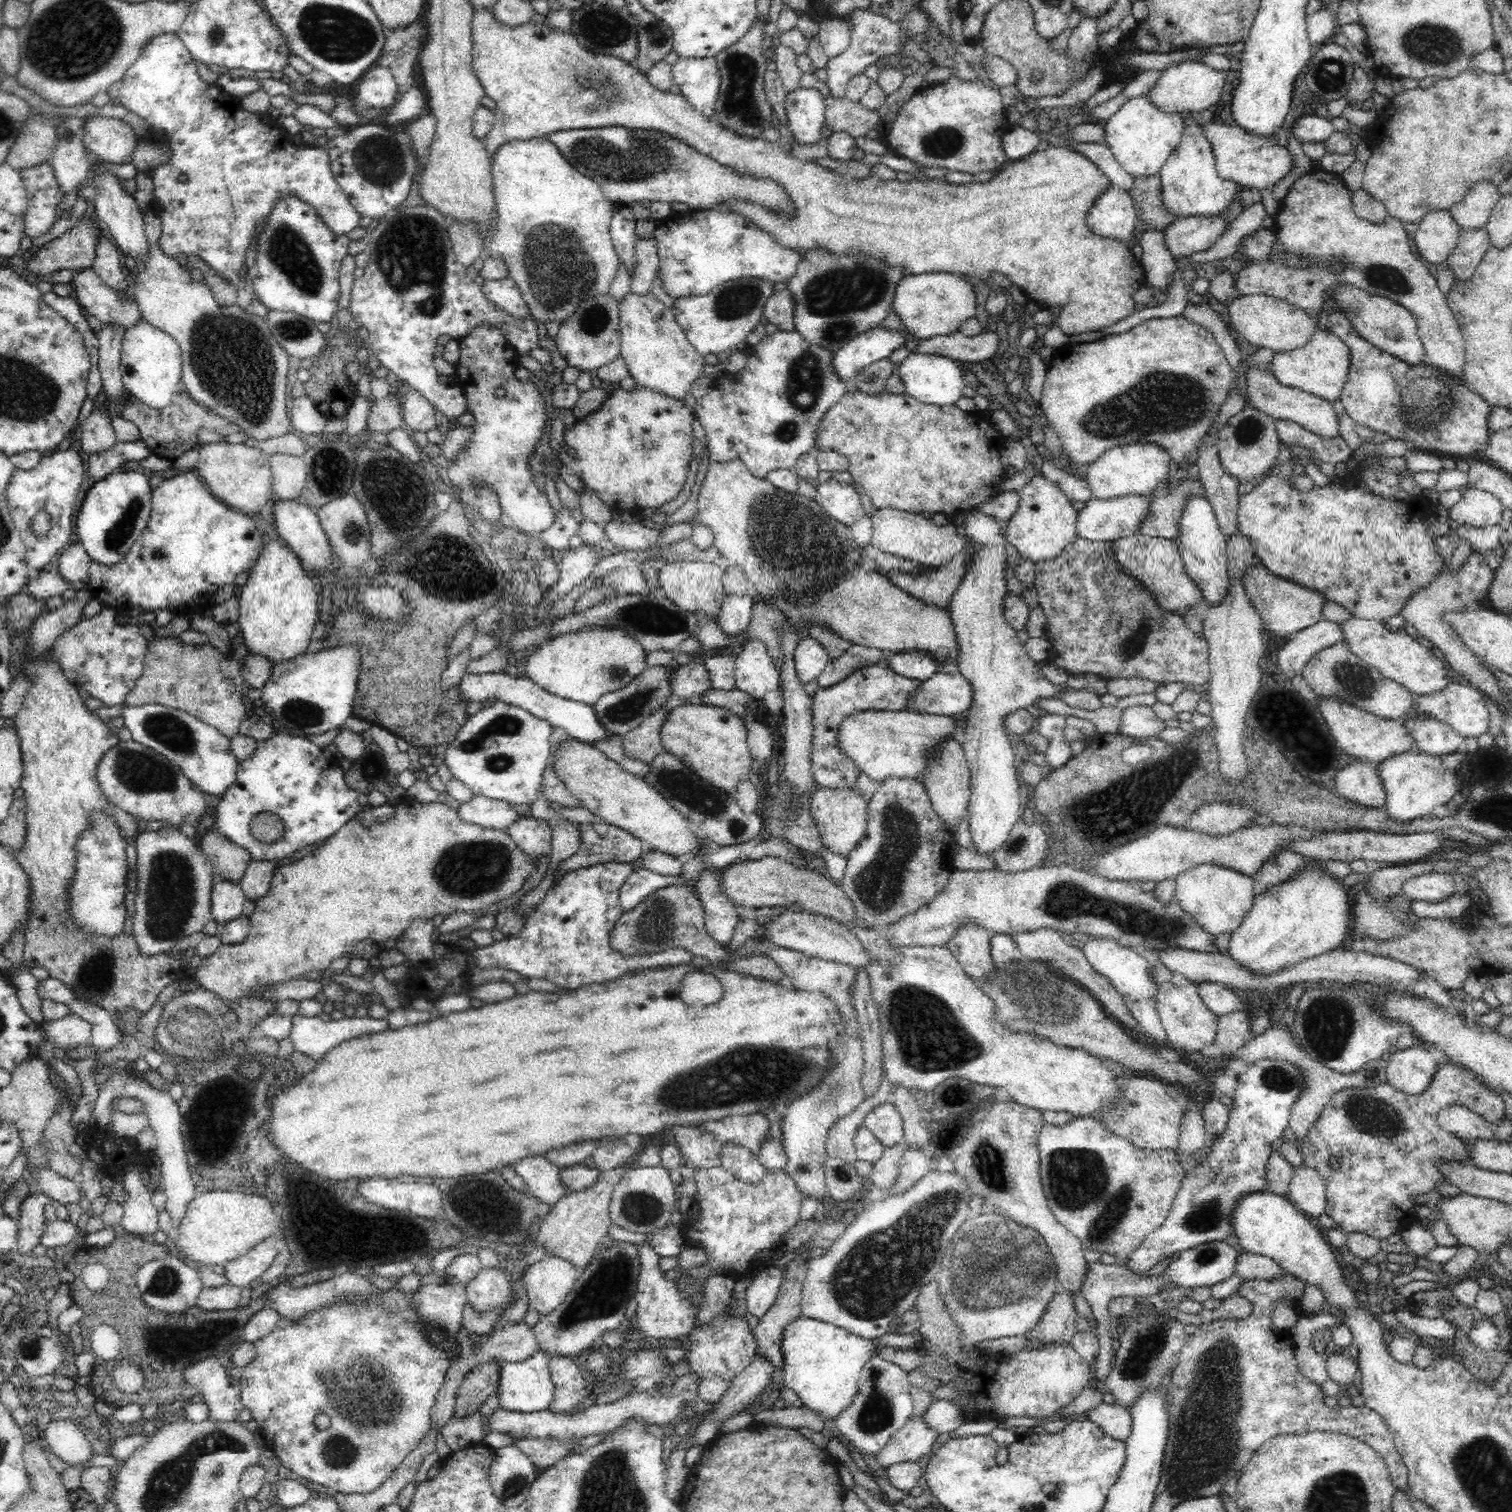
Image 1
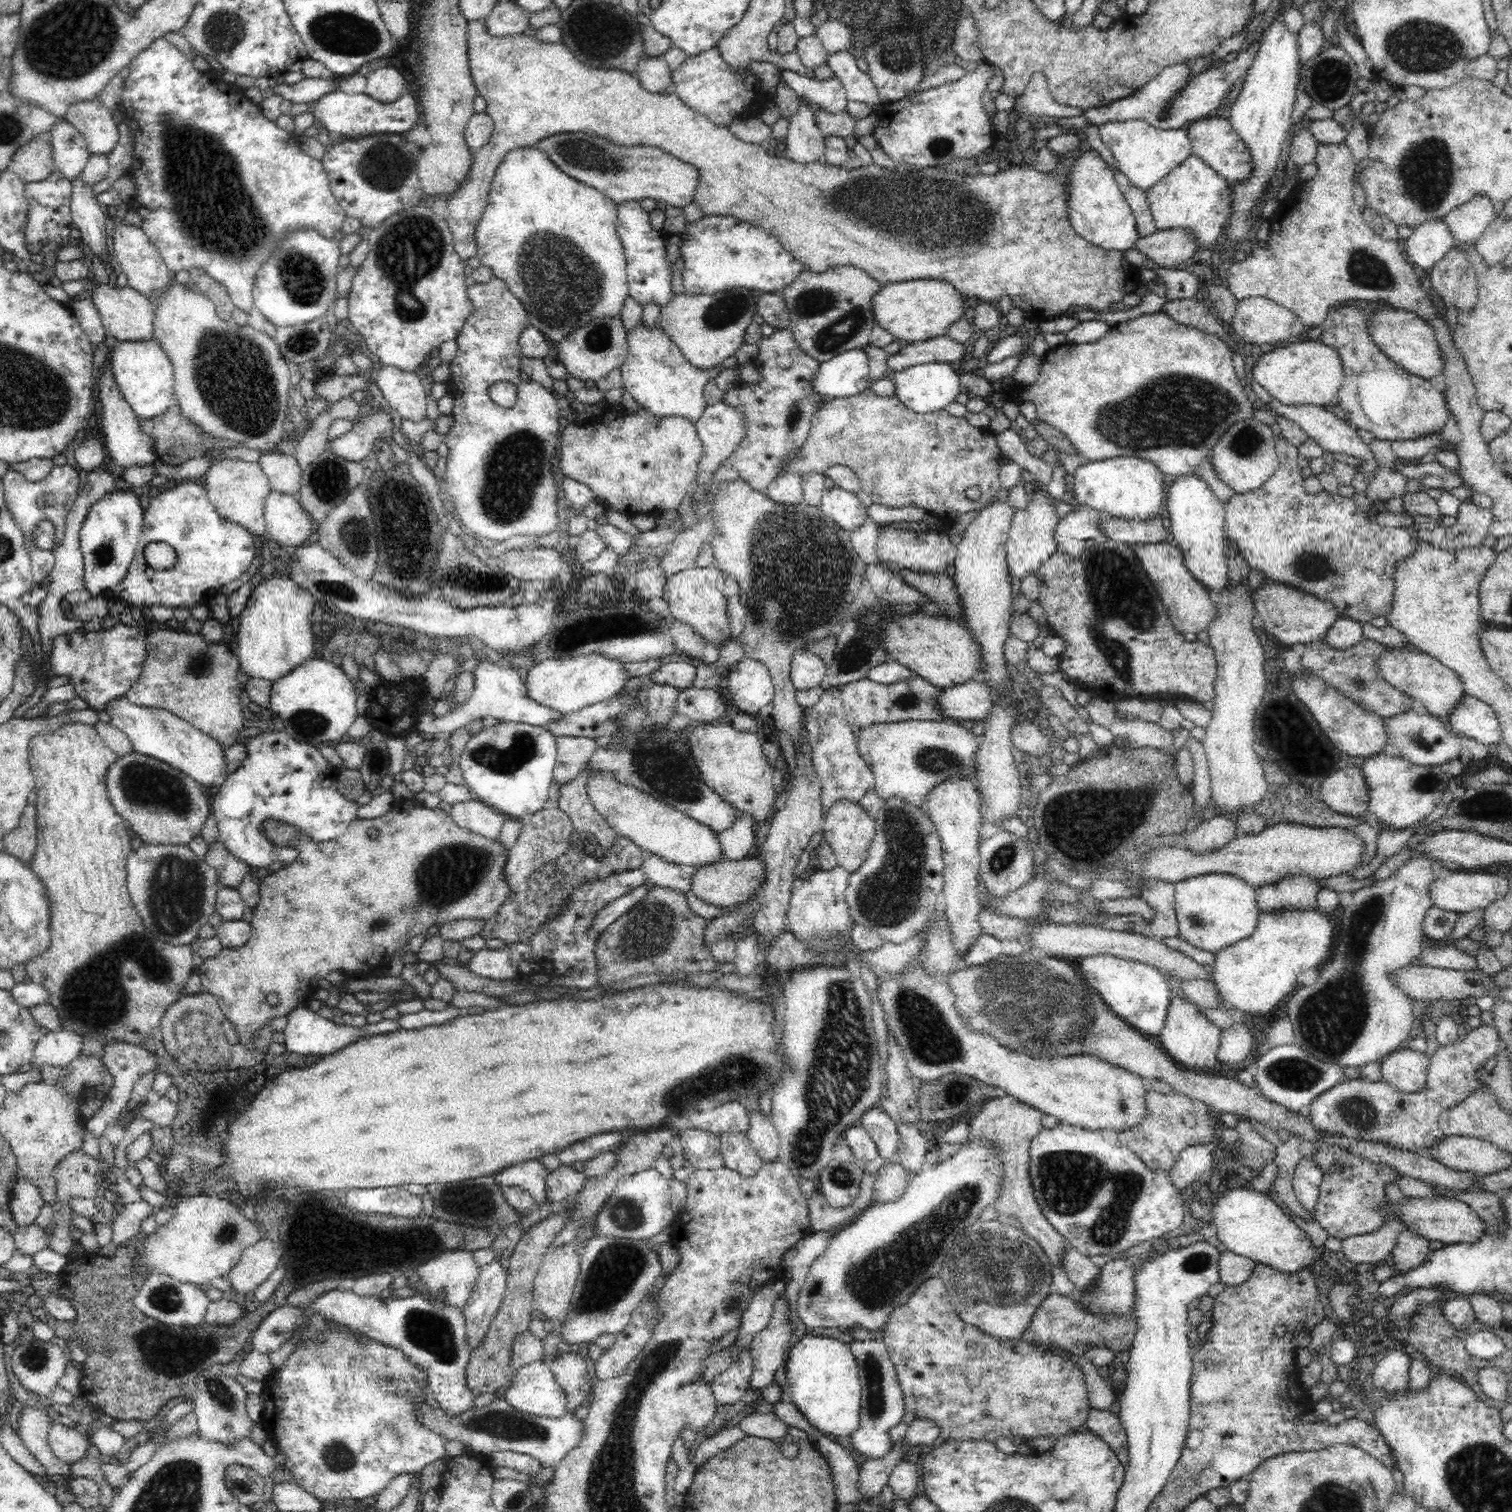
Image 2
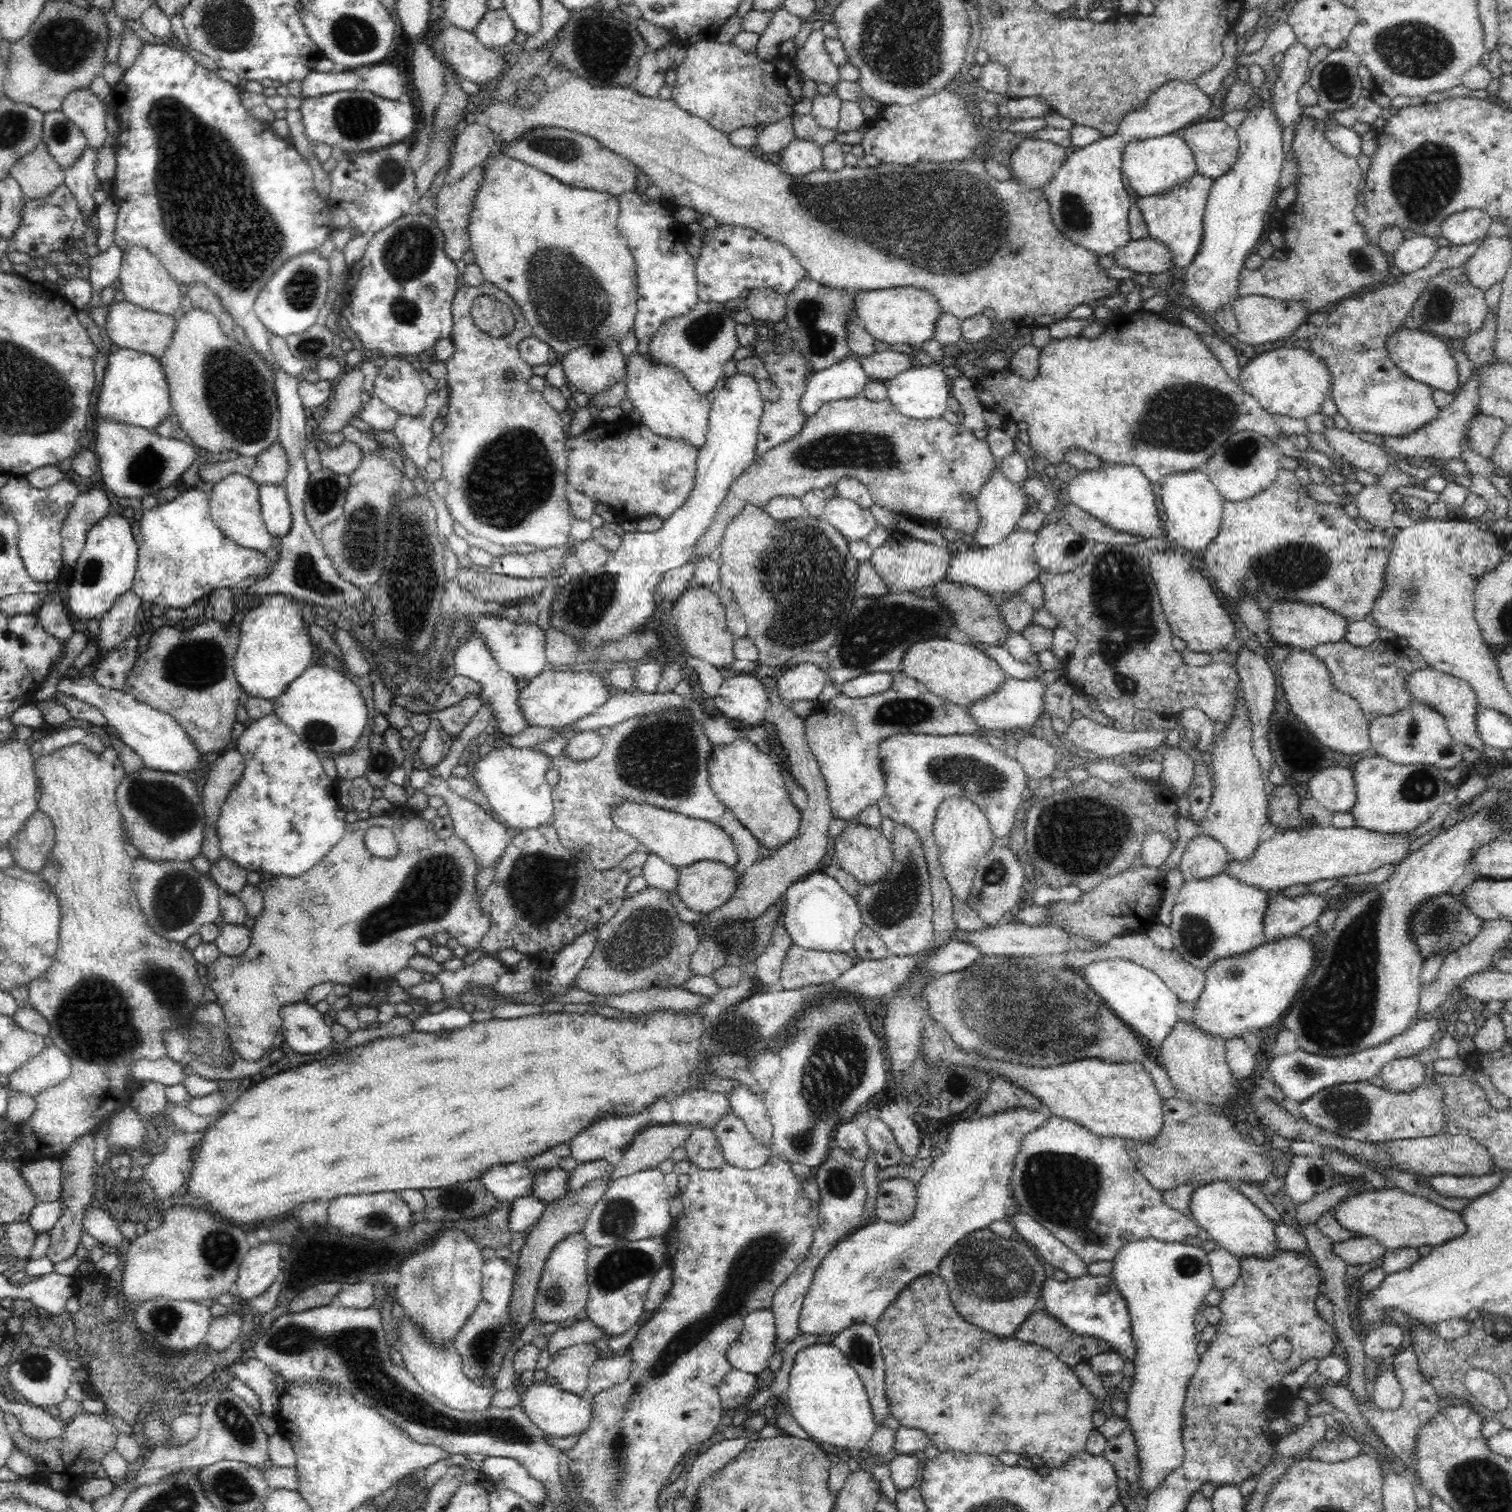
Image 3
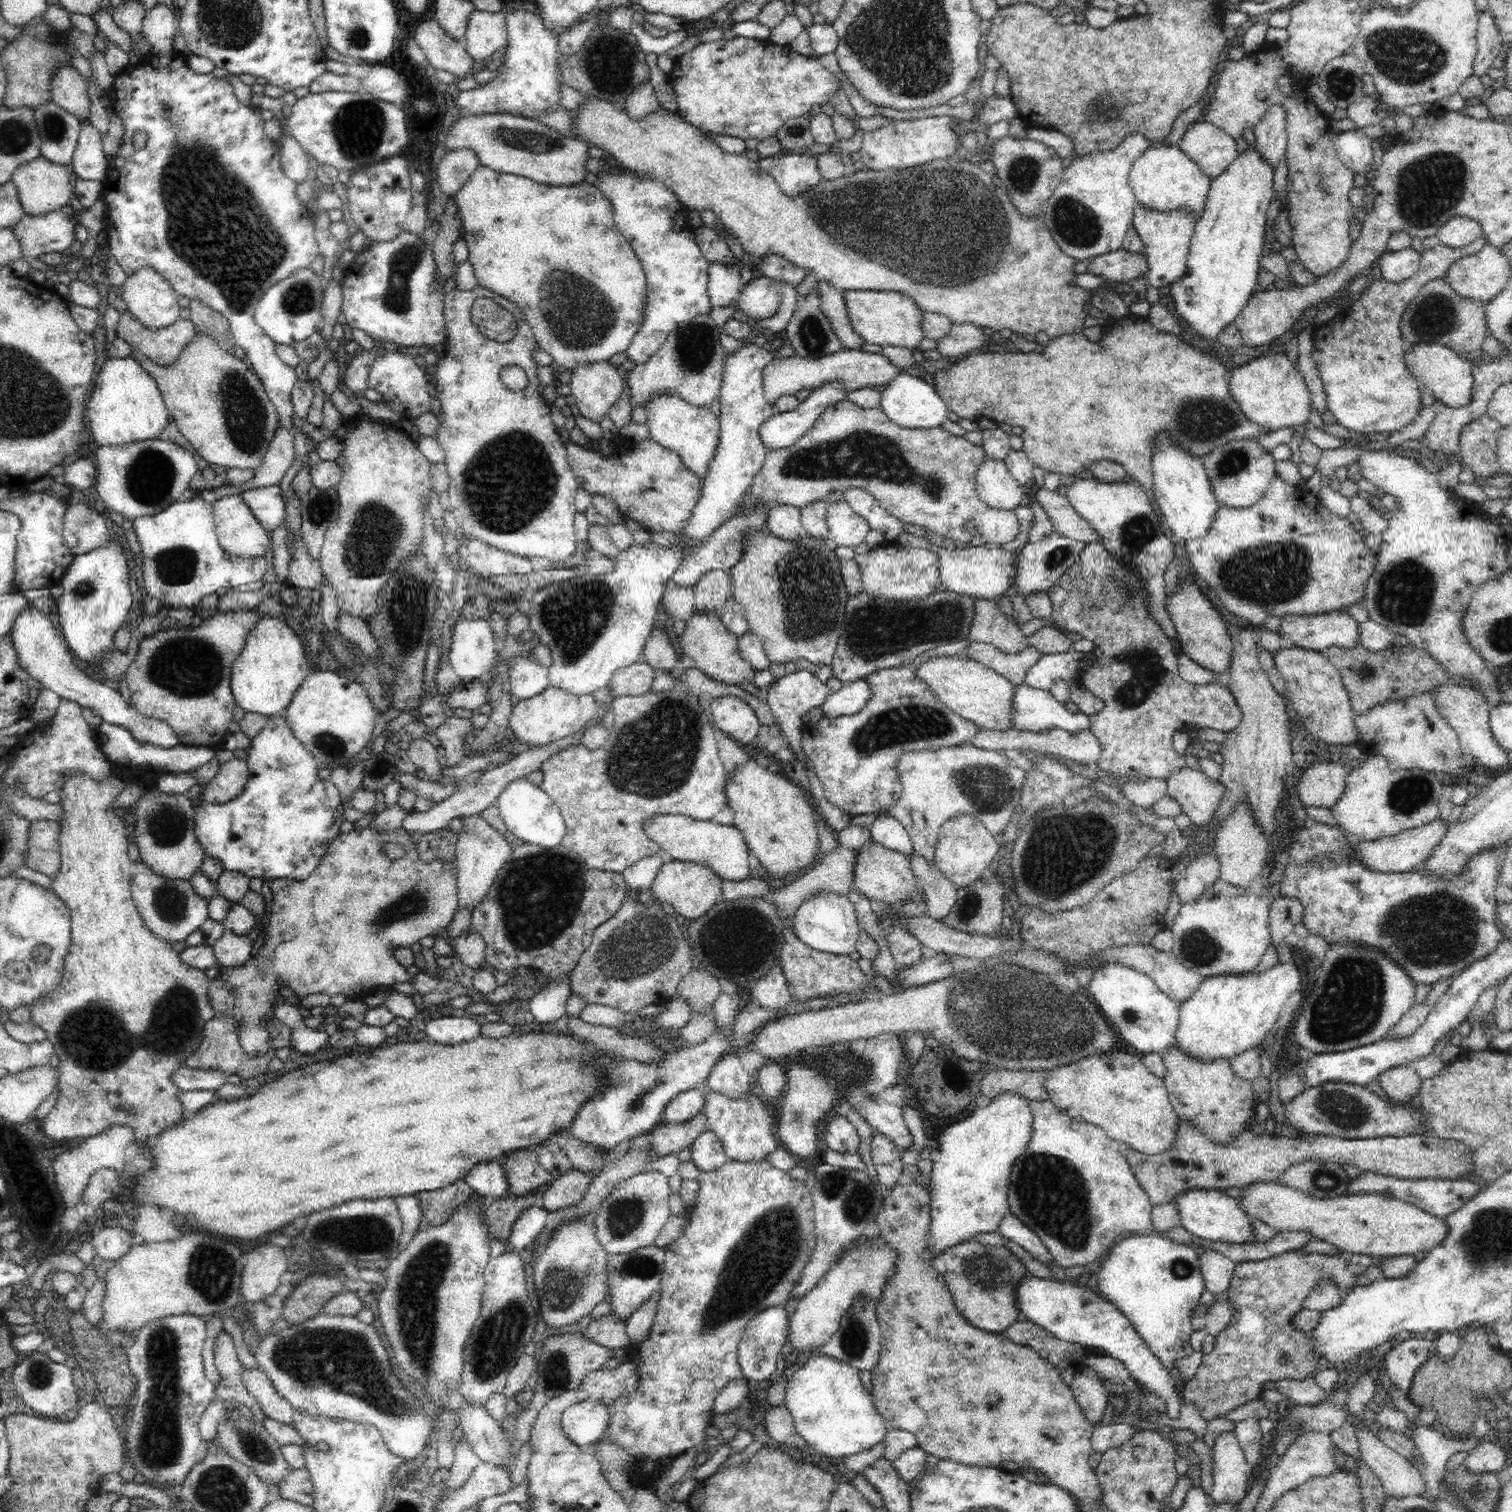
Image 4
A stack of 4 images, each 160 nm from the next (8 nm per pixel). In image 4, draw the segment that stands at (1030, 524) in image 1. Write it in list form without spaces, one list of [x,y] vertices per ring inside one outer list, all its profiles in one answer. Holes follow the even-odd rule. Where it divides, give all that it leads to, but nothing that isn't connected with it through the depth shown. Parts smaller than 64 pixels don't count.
[[[979,542],[968,550],[947,550],[947,548],[928,547],[927,550],[937,557],[940,585],[945,591],[964,594],[978,599],[995,600],[1017,580],[1017,560],[1012,552],[999,546],[987,546]]]

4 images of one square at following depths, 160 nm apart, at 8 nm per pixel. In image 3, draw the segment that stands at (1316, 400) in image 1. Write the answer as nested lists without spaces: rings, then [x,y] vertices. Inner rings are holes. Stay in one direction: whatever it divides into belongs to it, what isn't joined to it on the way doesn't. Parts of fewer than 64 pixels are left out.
[[[1335,427],[1326,429],[1323,435],[1335,454],[1352,463],[1357,470],[1366,470],[1378,477],[1392,465],[1390,462],[1392,454],[1386,447],[1362,441],[1354,433],[1348,433]]]

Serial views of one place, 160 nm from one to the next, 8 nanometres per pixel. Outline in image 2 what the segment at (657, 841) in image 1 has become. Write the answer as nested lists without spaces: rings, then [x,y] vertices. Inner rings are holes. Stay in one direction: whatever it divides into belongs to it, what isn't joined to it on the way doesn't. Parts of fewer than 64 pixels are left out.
[[[594,773],[587,782],[592,805],[607,820],[618,836],[632,840],[644,852],[655,854],[670,863],[702,867],[724,860],[719,833],[692,817],[655,800],[646,792],[616,782],[610,775]]]

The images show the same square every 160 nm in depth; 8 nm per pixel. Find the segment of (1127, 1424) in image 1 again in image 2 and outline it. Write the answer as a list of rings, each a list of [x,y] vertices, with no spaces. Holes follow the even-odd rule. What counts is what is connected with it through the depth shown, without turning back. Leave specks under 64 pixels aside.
[[[1092,1409],[1086,1421],[1085,1429],[1095,1433],[1110,1445],[1126,1472],[1127,1464],[1129,1463],[1128,1446],[1126,1431],[1119,1417],[1112,1415],[1110,1410]]]

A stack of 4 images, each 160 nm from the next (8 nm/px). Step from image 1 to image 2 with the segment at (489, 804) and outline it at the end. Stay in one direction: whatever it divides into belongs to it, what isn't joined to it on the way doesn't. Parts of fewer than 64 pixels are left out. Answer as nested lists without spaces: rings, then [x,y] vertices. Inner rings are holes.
[[[472,799],[448,806],[446,810],[458,827],[492,841],[498,840],[506,820],[498,811]]]

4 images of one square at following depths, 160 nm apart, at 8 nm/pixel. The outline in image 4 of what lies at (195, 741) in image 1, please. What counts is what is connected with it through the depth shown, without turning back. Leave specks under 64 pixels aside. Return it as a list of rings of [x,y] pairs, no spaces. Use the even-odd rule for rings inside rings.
[[[27,603],[26,608],[16,616],[8,637],[12,639],[18,665],[28,673],[30,679],[40,683],[40,688],[55,692],[66,700],[78,703],[82,708],[95,710],[108,724],[125,726],[138,742],[147,742],[165,749],[181,744],[176,733],[164,721],[144,717],[122,699],[120,691],[84,675],[74,665],[59,629],[47,613]]]

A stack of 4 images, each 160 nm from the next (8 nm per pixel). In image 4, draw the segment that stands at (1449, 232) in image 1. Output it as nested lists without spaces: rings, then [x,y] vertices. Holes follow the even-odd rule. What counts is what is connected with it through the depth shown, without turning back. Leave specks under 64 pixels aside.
[[[1412,247],[1384,252],[1378,259],[1381,280],[1402,284],[1418,270],[1420,256]]]

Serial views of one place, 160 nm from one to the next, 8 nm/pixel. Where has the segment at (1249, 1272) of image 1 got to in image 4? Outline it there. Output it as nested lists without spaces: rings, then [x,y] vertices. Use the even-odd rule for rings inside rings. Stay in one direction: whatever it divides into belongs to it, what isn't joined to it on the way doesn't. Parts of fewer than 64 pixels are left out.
[[[1206,1247],[1198,1256],[1198,1262],[1205,1290],[1215,1296],[1226,1293],[1237,1264],[1218,1251]]]

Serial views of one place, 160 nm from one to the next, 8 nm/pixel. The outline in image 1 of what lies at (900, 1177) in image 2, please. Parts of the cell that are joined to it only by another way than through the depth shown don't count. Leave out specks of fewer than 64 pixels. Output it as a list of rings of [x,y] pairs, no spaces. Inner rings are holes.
[[[896,1144],[892,1148],[884,1148],[884,1153],[873,1163],[867,1183],[872,1183],[884,1191],[895,1184],[899,1175],[899,1160],[902,1158],[906,1146]]]

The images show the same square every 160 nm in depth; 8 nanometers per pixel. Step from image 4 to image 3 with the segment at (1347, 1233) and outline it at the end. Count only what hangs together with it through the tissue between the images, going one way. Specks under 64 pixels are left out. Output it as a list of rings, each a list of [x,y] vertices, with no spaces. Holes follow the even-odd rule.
[[[1390,1186],[1348,1196],[1334,1206],[1332,1215],[1338,1227],[1352,1232],[1352,1237],[1376,1239],[1384,1250],[1417,1249],[1426,1245],[1433,1247],[1464,1234],[1464,1221],[1457,1212]]]

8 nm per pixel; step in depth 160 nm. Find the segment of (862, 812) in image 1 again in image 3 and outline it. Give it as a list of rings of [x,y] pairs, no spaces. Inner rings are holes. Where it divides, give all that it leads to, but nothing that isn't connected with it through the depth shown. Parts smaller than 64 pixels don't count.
[[[855,821],[848,822],[846,830],[837,836],[834,850],[840,867],[854,876],[861,885],[870,886],[882,880],[893,865],[893,852],[888,839],[878,829],[868,828]]]

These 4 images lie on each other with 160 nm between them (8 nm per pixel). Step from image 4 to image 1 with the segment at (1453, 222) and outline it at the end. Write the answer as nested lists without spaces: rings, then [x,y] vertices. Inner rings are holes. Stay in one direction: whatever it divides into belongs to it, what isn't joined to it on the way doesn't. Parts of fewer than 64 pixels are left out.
[[[1480,182],[1470,188],[1462,202],[1453,204],[1448,210],[1461,229],[1478,230],[1486,226],[1498,201],[1498,190],[1492,182]]]

